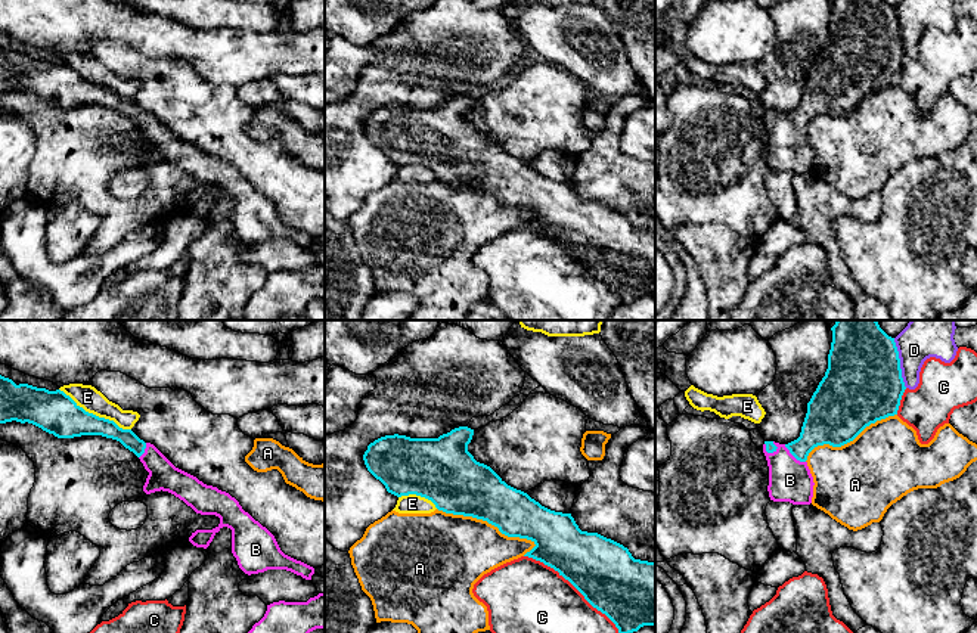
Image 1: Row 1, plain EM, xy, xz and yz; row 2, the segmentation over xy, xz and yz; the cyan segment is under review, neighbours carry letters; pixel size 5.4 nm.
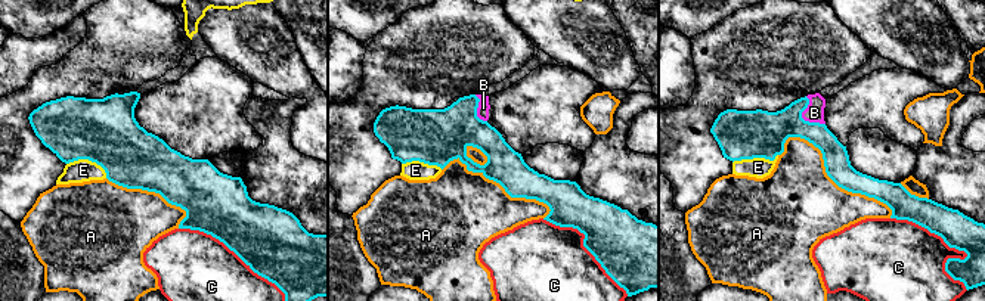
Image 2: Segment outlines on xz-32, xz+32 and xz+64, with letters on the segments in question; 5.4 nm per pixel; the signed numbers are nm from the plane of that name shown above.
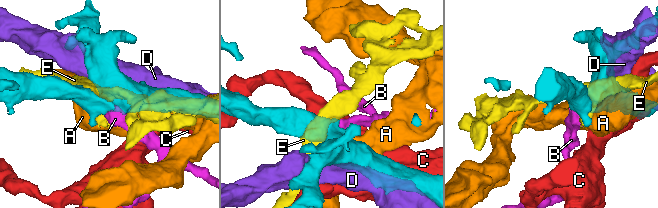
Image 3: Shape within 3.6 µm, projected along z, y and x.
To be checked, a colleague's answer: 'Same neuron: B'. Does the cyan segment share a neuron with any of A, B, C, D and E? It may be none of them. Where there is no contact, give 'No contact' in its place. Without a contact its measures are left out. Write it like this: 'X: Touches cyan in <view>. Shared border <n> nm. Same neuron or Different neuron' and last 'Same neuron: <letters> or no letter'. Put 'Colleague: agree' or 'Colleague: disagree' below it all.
A: Touches cyan in xz. Shared border 600 nm. Different neuron
B: Touches cyan in yz. Shared border 160 nm. Same neuron
C: Touches cyan in xz. Shared border 700 nm. Different neuron
D: Touches cyan in yz. Shared border 280 nm. Different neuron
E: Touches cyan in xy. Shared border 460 nm. Different neuron
Same neuron: B
Colleague: agree

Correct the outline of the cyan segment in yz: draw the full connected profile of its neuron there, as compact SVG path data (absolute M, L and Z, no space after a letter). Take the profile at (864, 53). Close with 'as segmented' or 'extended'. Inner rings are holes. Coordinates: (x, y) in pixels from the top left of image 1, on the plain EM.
M832 0L828 38L807 72L800 106L788 114L775 111L763 114L769 136L770 170L810 174L815 152L806 131L809 122L824 114L841 117L871 93L897 84L905 59L894 7L884 0Z | extended

